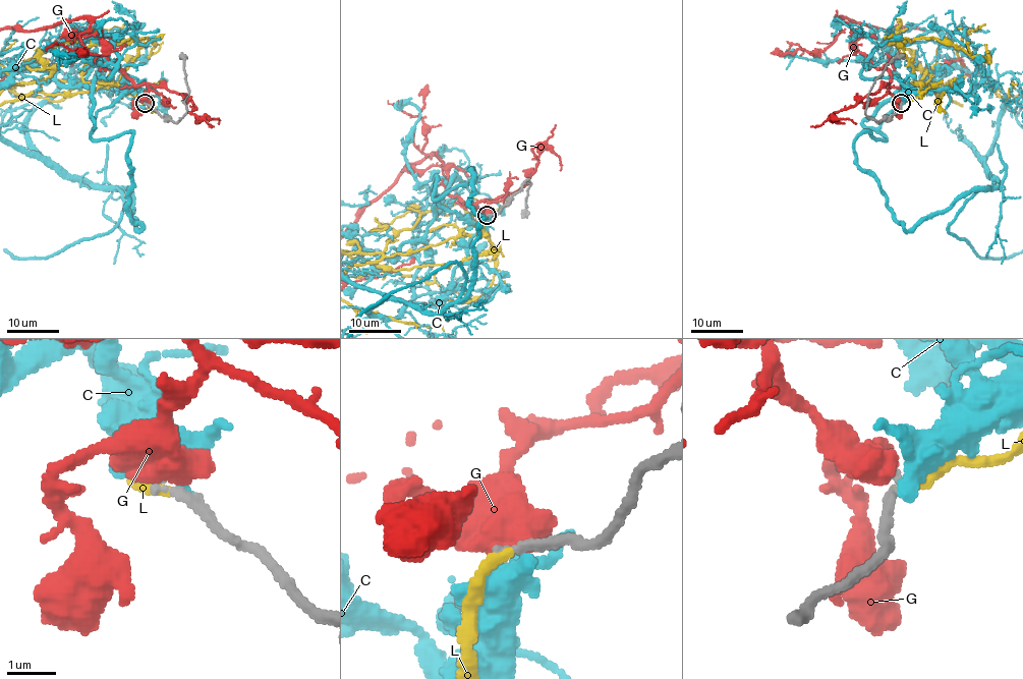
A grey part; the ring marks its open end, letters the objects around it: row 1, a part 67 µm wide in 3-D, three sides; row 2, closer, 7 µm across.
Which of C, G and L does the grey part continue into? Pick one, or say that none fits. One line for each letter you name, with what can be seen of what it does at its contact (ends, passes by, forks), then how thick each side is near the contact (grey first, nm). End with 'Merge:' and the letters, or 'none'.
L: it ends; calibres 190 and 220 nm
Merge: L

